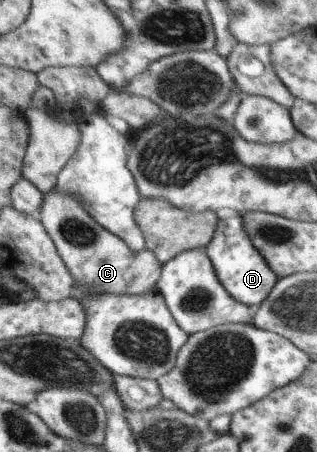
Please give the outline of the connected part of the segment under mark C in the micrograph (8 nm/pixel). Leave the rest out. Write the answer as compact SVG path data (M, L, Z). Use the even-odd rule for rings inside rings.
M50 190L43 194L38 219L69 269L74 286L87 288L96 296L146 296L159 293L162 265L154 252L147 247L132 249L122 238L94 221L78 197Z

